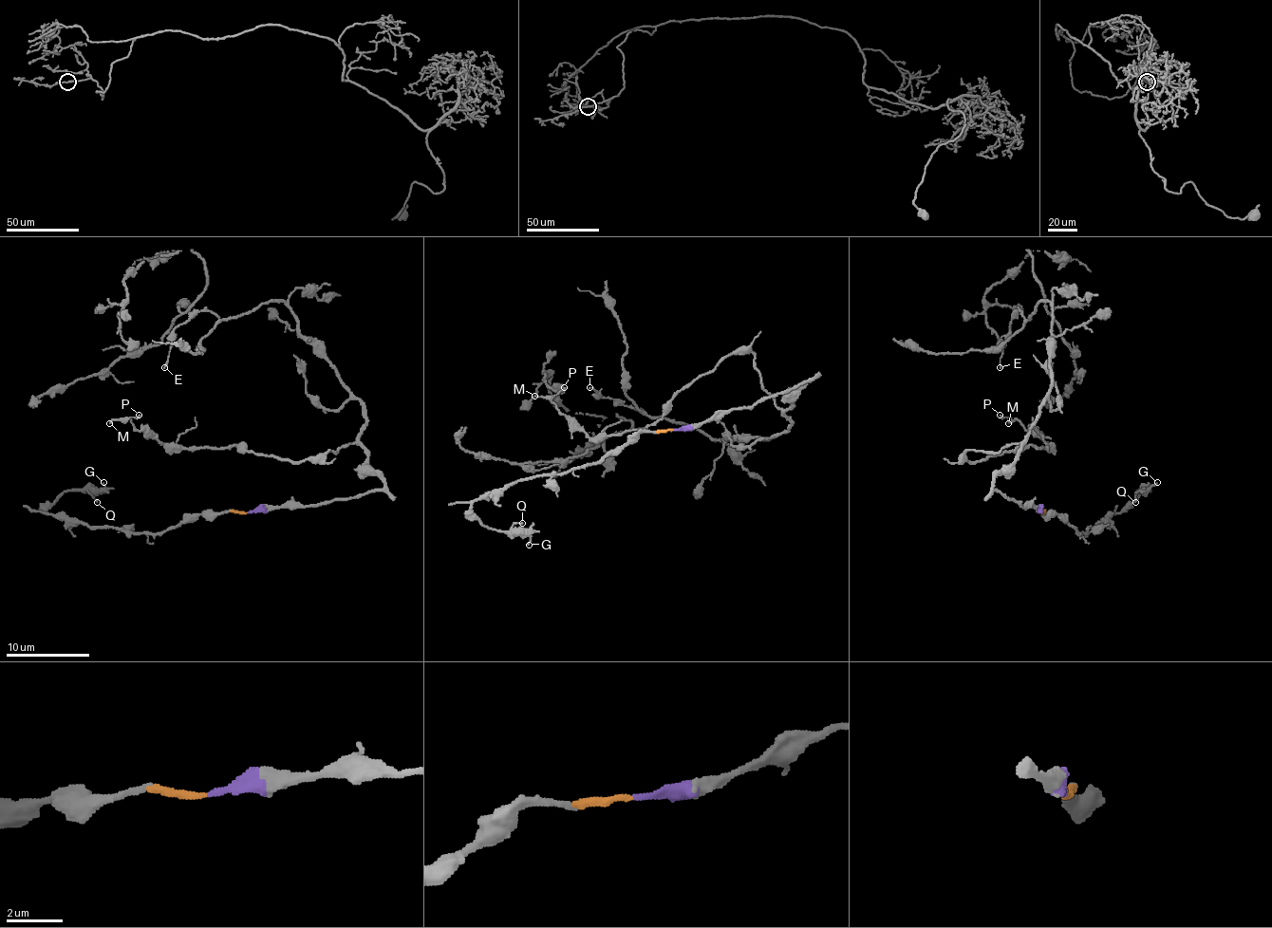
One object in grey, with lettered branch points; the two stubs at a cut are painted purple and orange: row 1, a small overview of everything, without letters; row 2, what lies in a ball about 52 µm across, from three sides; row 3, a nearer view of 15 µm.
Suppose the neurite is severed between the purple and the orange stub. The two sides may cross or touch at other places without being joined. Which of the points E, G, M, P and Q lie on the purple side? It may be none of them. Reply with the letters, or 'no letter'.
E, M, P

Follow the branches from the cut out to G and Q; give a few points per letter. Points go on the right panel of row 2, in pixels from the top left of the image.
G: (1041, 513), (1058, 515), (1079, 533), (1125, 510), (1144, 488), (1156, 482)
Q: (1041, 513), (1058, 515), (1079, 533), (1114, 513), (1125, 510), (1144, 490), (1137, 490), (1135, 503)

